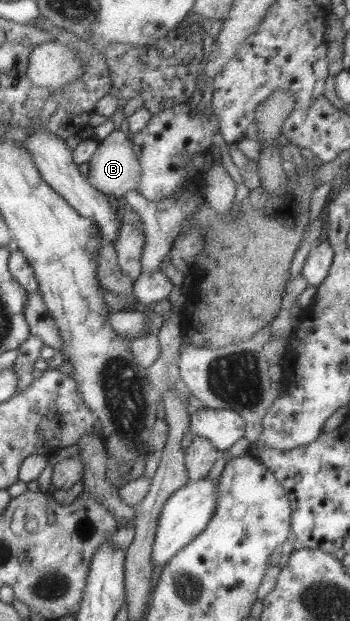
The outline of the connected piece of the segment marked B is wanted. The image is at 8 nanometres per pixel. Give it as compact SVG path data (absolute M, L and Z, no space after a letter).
M121 125L113 129L108 136L99 142L96 151L90 157L87 182L96 191L106 197L124 197L127 191L137 190L140 167L133 154L133 143L130 134Z

